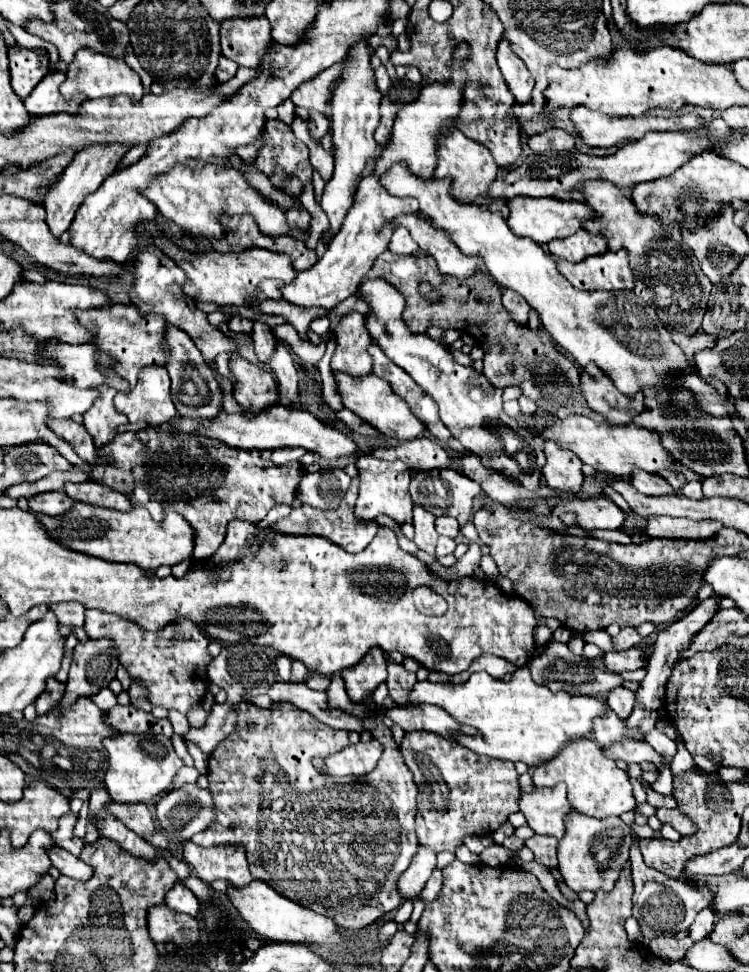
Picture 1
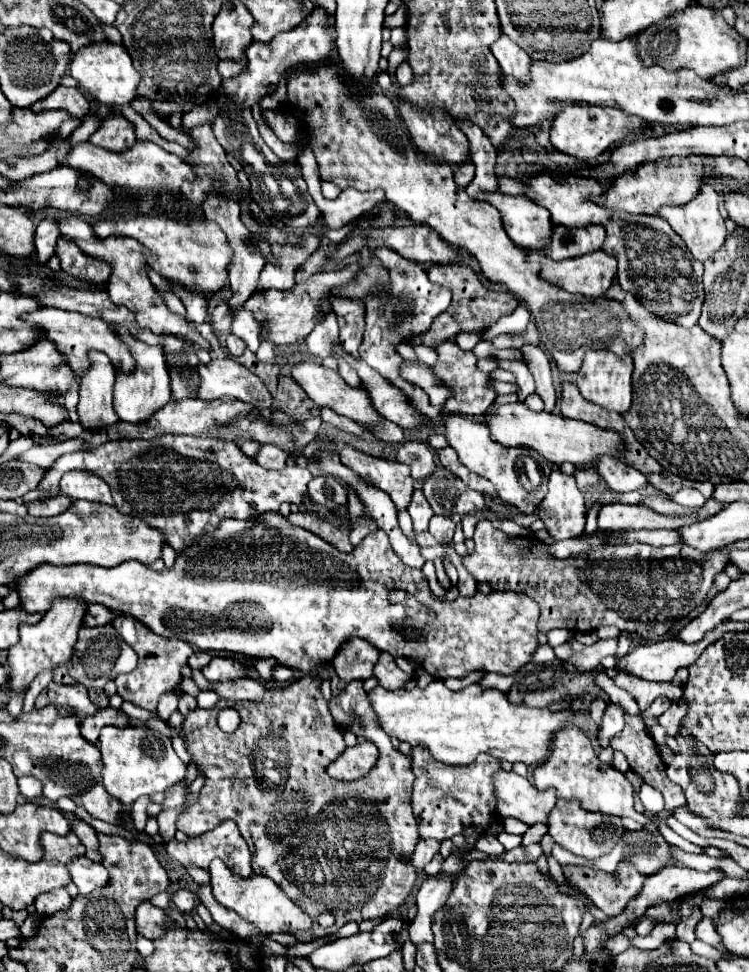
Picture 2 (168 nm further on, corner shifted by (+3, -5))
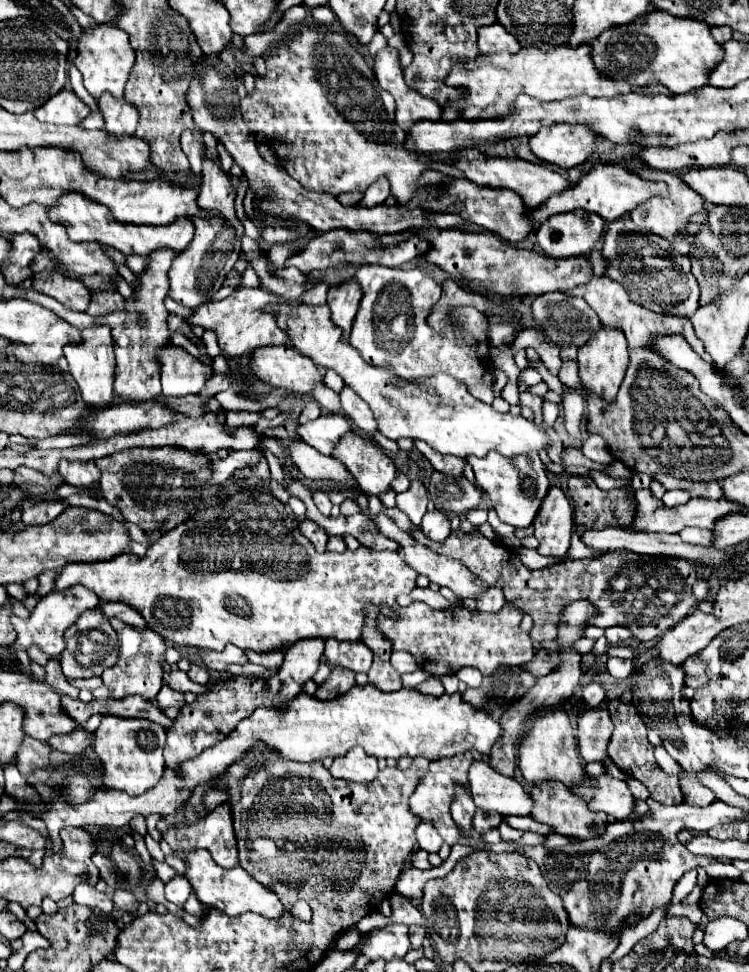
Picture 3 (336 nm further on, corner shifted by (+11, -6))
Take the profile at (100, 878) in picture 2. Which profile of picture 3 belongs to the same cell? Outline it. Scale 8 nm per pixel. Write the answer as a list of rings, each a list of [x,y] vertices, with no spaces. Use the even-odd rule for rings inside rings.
[[[87,874],[81,876],[81,882],[75,888],[75,892],[73,892],[73,900],[77,904],[85,904],[85,906],[91,906],[91,908],[99,908],[103,914],[109,914],[111,912],[111,898],[105,892],[101,894],[93,884],[89,884],[87,882]]]

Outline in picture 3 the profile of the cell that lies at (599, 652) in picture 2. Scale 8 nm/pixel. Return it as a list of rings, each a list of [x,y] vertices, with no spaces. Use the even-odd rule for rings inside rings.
[[[541,648],[533,656],[533,660],[525,664],[525,668],[535,676],[547,676],[547,674],[551,674],[555,670],[555,666],[559,666],[559,662],[561,662],[561,654],[557,654],[557,652],[547,654],[547,650]]]

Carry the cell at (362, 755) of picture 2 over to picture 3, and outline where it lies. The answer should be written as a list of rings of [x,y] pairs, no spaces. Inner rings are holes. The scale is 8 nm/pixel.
[[[355,746],[345,756],[335,758],[329,768],[333,778],[343,778],[351,782],[371,782],[377,776],[377,758],[369,756],[363,748]]]

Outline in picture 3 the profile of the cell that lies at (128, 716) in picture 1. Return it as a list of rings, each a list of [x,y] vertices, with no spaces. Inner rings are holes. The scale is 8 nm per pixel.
[[[83,726],[71,730],[71,734],[55,734],[49,738],[49,744],[67,754],[87,754],[91,750],[93,732]]]

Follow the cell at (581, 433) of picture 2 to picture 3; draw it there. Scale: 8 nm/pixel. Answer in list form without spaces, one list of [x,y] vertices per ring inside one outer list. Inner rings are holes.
[[[285,304],[285,310],[277,310],[277,322],[279,322],[279,326],[283,326],[283,330],[287,330],[291,344],[301,354],[311,358],[321,368],[335,370],[345,380],[345,384],[349,384],[369,404],[369,408],[377,420],[379,432],[391,440],[397,440],[397,438],[423,440],[441,454],[453,454],[453,456],[461,456],[461,458],[485,456],[489,450],[497,450],[503,456],[533,454],[533,452],[539,454],[541,450],[549,448],[549,434],[535,420],[527,420],[521,414],[513,416],[509,412],[507,414],[497,412],[491,404],[485,404],[485,402],[479,402],[477,398],[473,398],[461,382],[457,382],[455,378],[451,378],[447,374],[437,374],[435,378],[427,378],[427,380],[419,380],[419,382],[399,382],[399,378],[395,378],[395,374],[391,374],[391,370],[367,366],[367,362],[363,362],[363,358],[359,358],[359,354],[355,354],[355,350],[349,342],[339,342],[341,334],[337,330],[337,326],[331,322],[327,306]]]

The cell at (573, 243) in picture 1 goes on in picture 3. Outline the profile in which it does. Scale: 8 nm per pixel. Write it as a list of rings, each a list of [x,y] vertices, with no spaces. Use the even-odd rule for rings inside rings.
[[[575,210],[555,214],[537,230],[537,242],[549,258],[569,258],[589,254],[605,230],[599,214]]]

